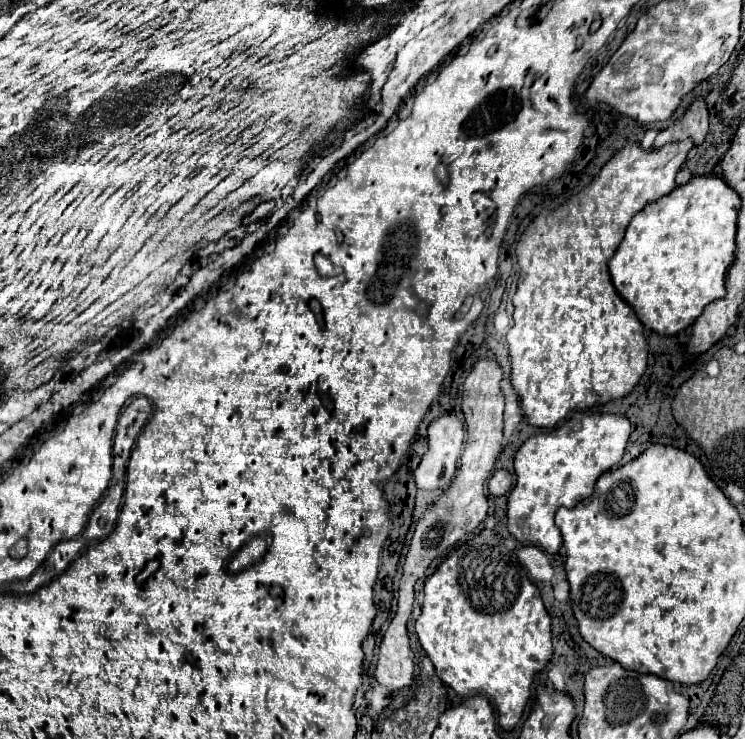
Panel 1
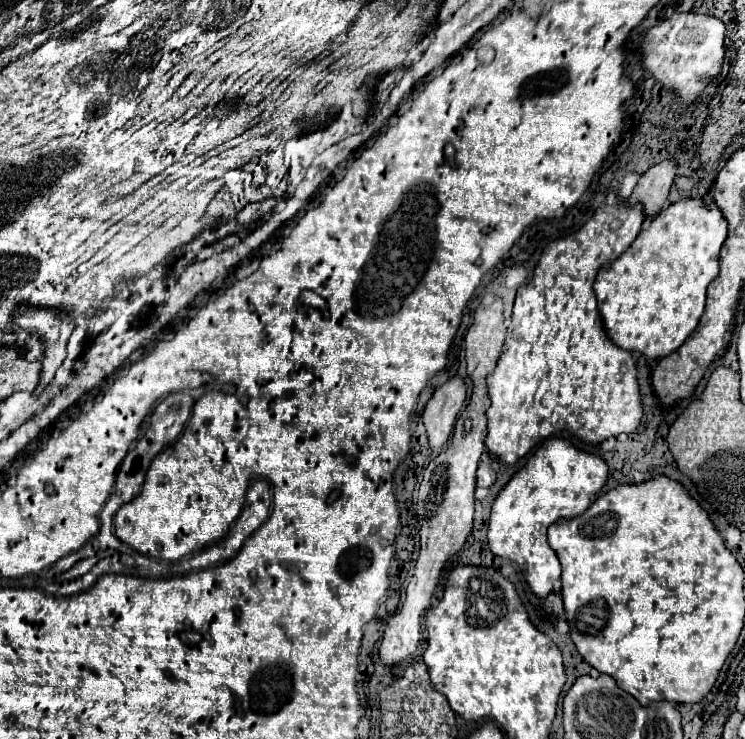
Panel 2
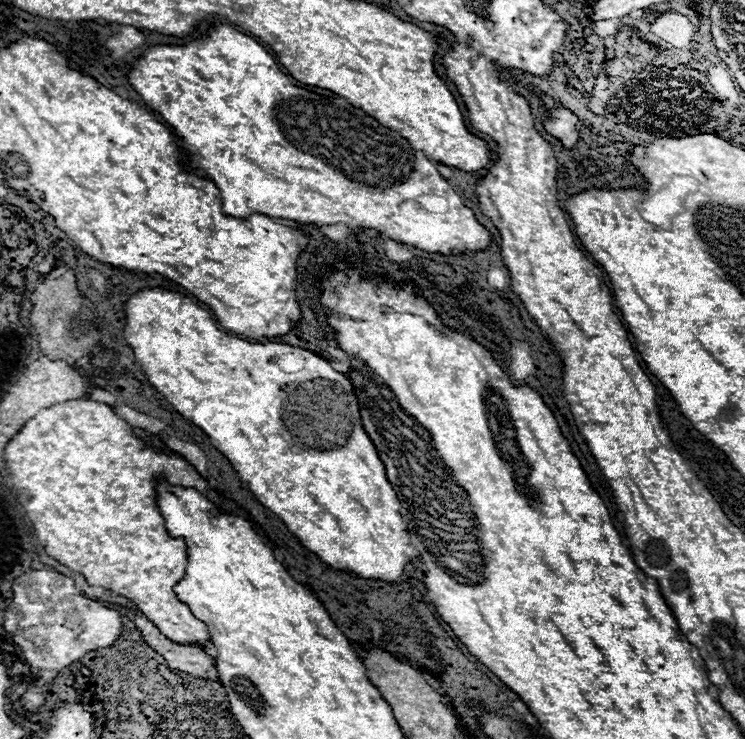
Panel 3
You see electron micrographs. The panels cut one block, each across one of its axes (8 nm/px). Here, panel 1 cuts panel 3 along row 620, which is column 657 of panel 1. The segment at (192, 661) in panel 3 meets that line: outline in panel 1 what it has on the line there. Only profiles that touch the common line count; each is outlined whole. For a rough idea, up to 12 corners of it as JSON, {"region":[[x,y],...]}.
{"region":[[694,100],[682,120],[656,136],[652,148],[708,134],[704,100]]}

